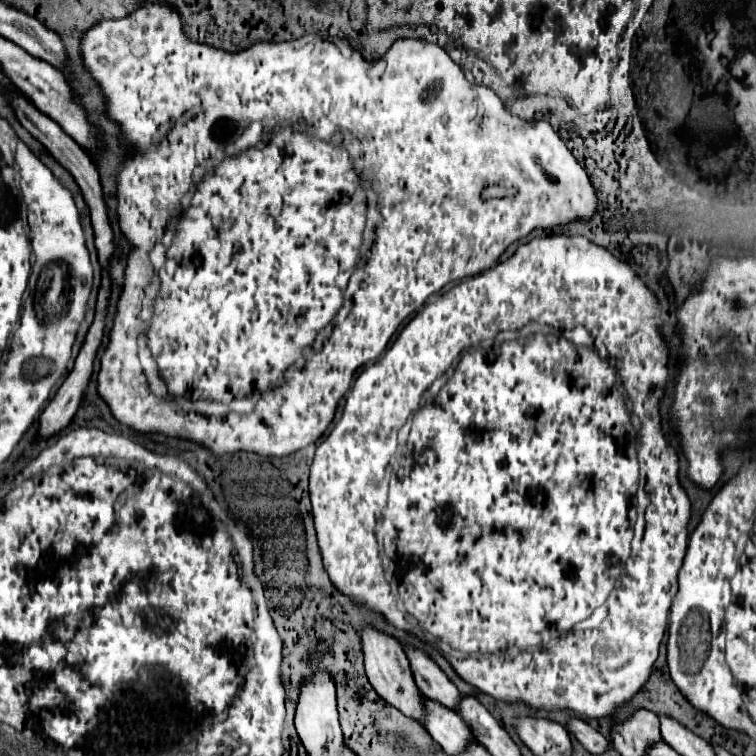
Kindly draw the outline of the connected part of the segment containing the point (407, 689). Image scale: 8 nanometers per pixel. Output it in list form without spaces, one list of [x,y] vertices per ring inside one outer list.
[[[363,626],[361,640],[363,640],[363,656],[365,656],[365,674],[367,674],[369,682],[371,682],[371,686],[375,688],[375,692],[383,700],[387,700],[391,706],[395,706],[397,710],[407,714],[409,718],[419,720],[419,714],[423,712],[423,710],[419,710],[421,692],[415,686],[407,656],[403,654],[403,648],[397,642],[397,638],[385,634],[385,632],[381,632],[381,630],[373,628],[373,626]]]

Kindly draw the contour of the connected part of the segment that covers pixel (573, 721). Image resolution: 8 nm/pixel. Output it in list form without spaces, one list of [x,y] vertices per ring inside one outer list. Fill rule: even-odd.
[[[569,718],[567,722],[567,730],[593,754],[601,754],[607,748],[607,740],[603,734],[599,734],[595,728],[591,728],[585,720],[581,718]]]

